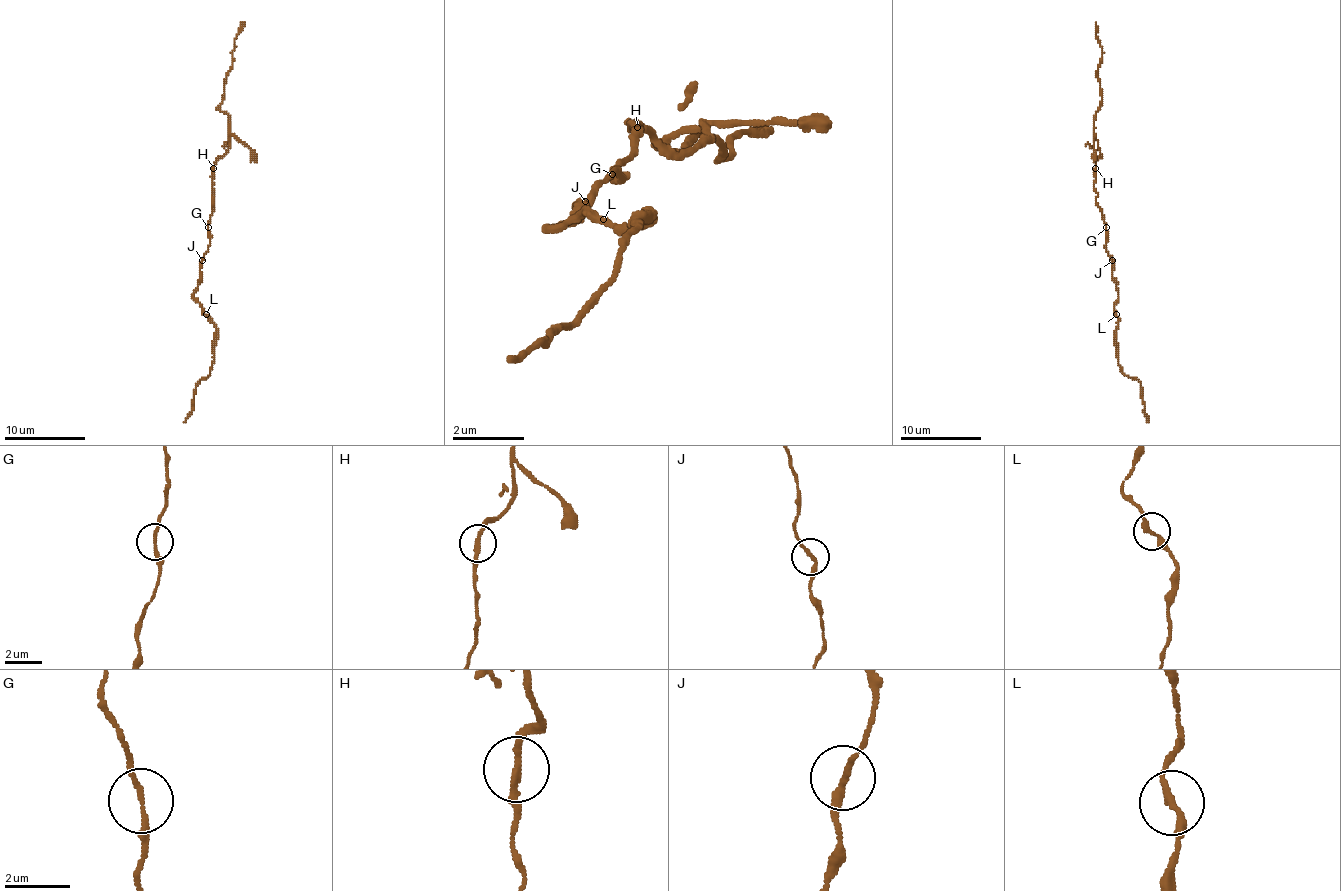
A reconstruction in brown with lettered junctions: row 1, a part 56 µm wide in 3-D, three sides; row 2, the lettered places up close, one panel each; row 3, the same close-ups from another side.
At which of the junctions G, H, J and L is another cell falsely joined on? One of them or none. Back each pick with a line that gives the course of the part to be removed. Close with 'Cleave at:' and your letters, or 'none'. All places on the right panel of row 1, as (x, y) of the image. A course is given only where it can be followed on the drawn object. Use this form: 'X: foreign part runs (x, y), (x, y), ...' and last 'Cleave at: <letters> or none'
H: foreign part runs (1096, 168), (1100, 158), (1094, 115), (1100, 109), (1098, 69), (1102, 50), (1096, 22)
Cleave at: H

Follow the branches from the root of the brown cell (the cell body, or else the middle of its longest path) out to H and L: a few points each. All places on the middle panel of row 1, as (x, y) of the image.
H: (612, 174), (630, 156), (630, 120), (639, 129)
L: (612, 174), (621, 174), (549, 228), (576, 210), (594, 210), (603, 219)

